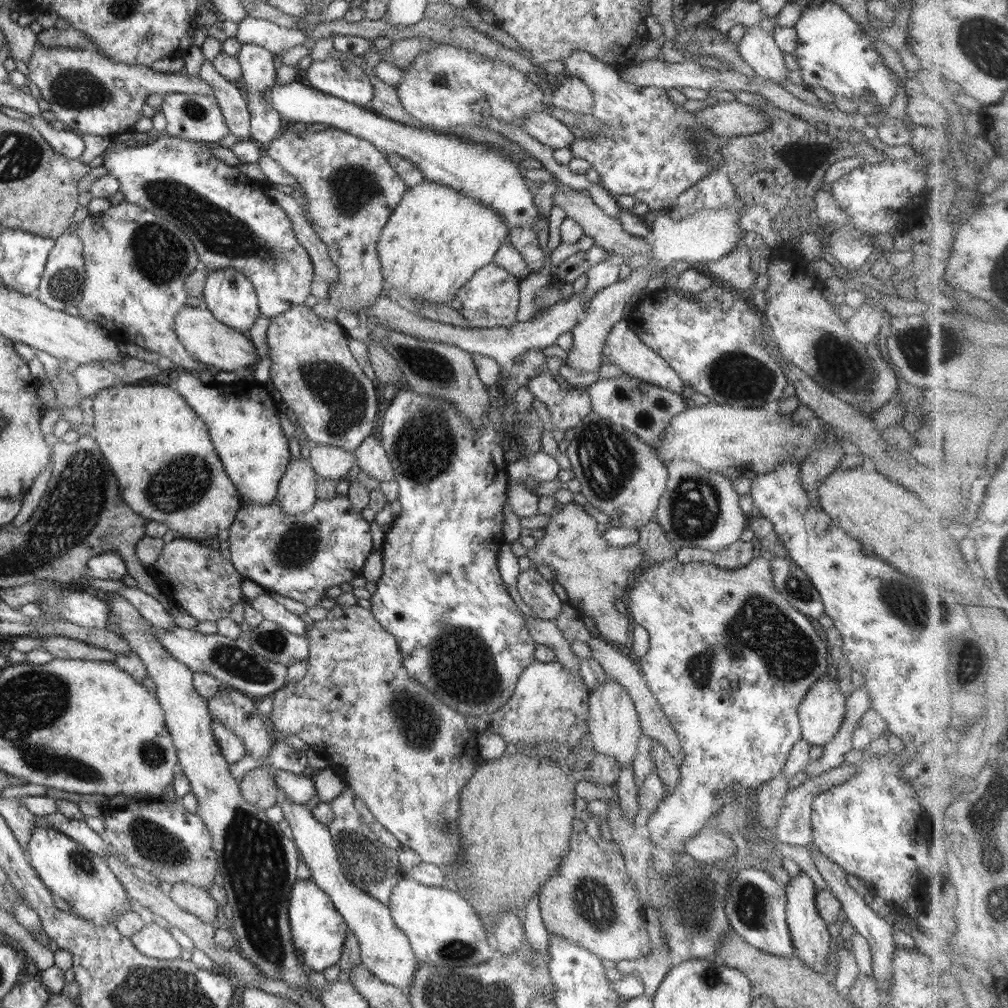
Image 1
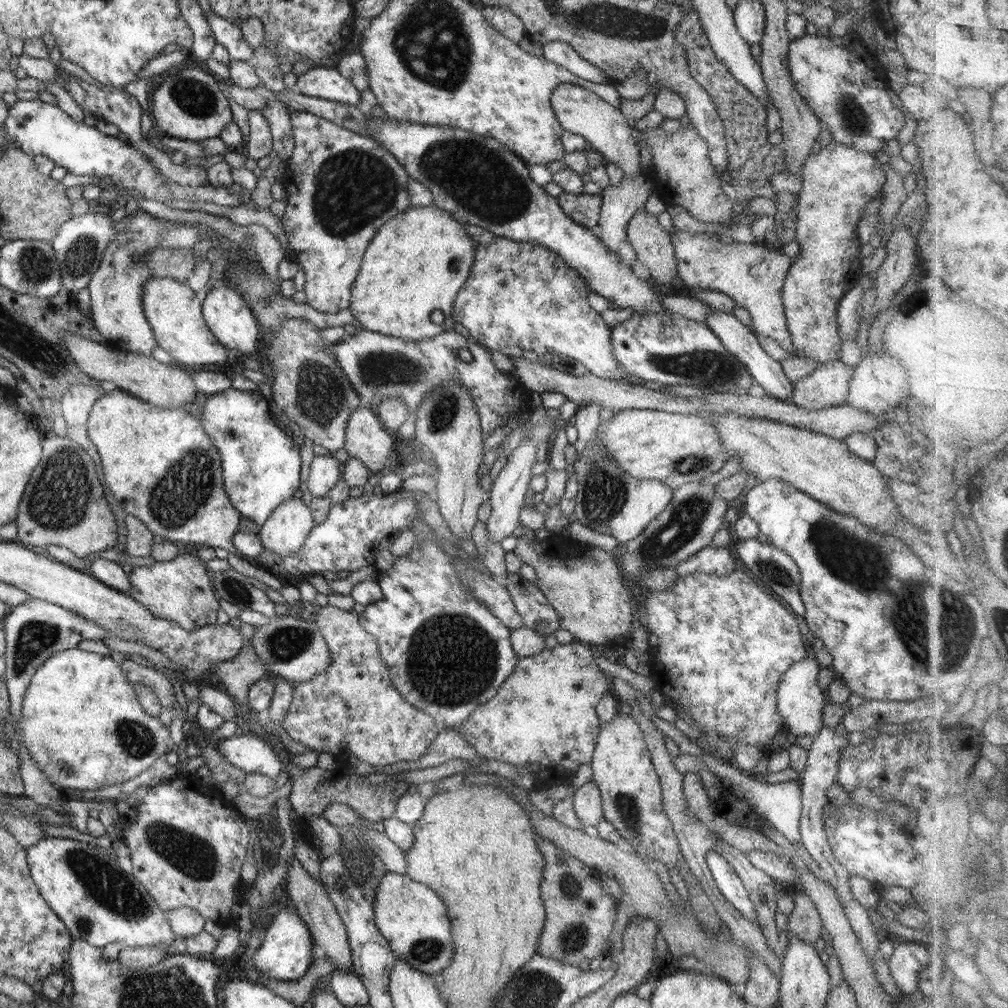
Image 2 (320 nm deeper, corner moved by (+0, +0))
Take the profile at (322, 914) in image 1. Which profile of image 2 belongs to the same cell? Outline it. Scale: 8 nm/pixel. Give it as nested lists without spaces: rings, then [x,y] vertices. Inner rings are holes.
[[[285,908],[276,912],[272,917],[272,923],[266,929],[266,934],[258,950],[252,954],[251,972],[255,980],[261,983],[261,976],[276,981],[298,980],[306,974],[311,965],[313,946],[316,945],[311,938],[307,926],[297,916],[292,908]]]

